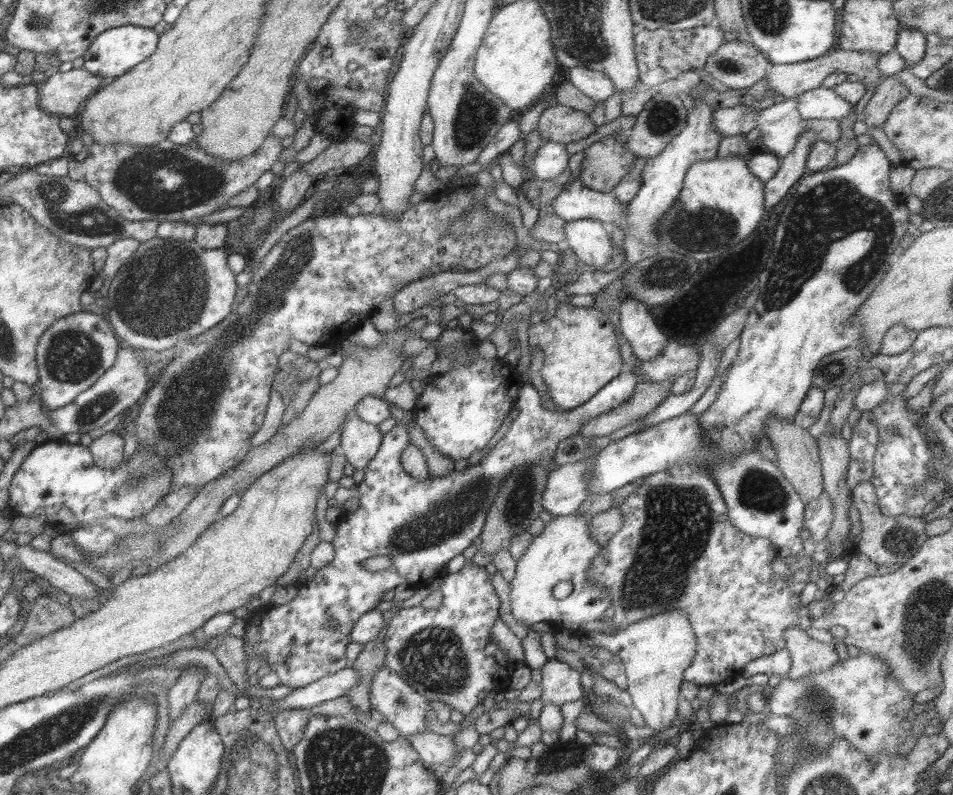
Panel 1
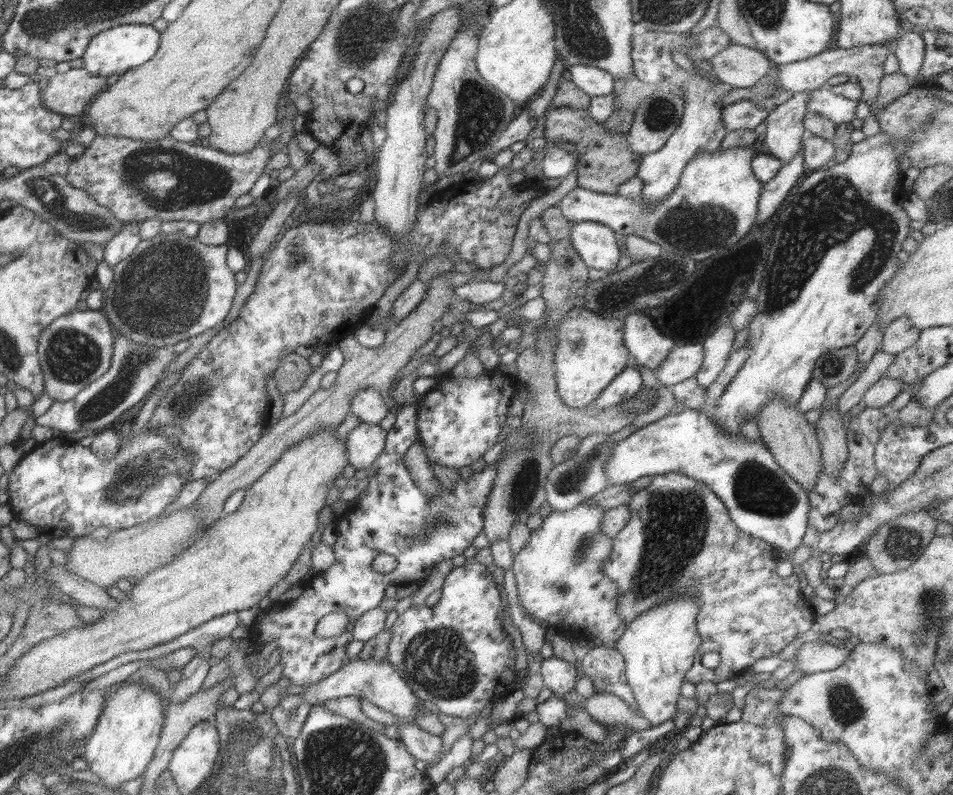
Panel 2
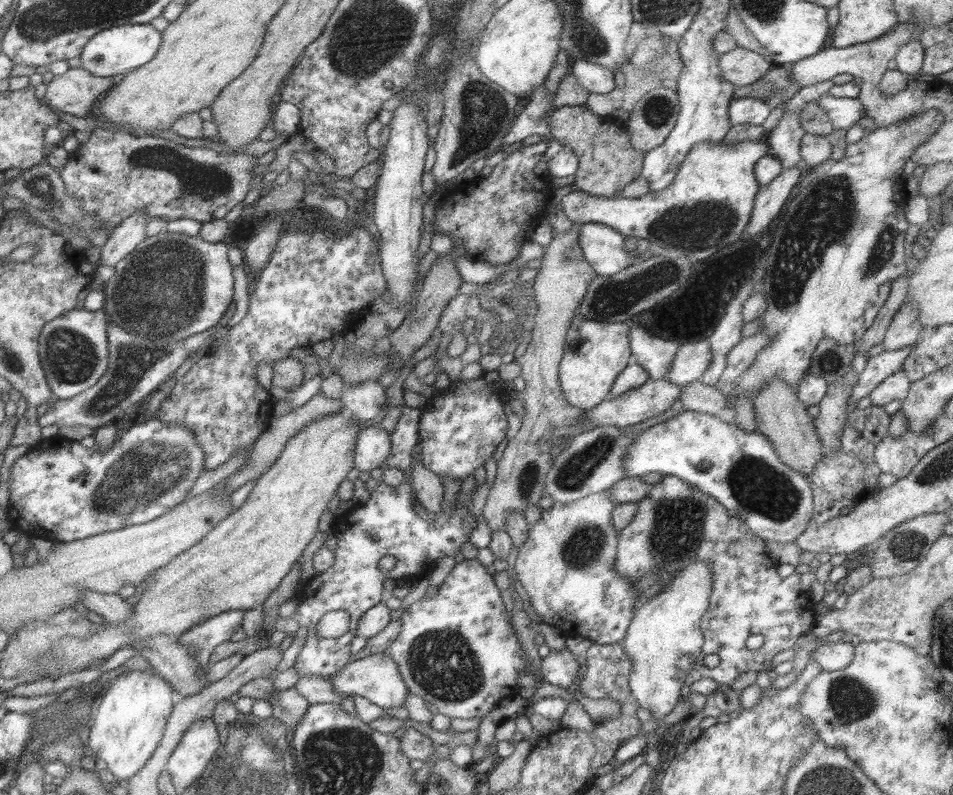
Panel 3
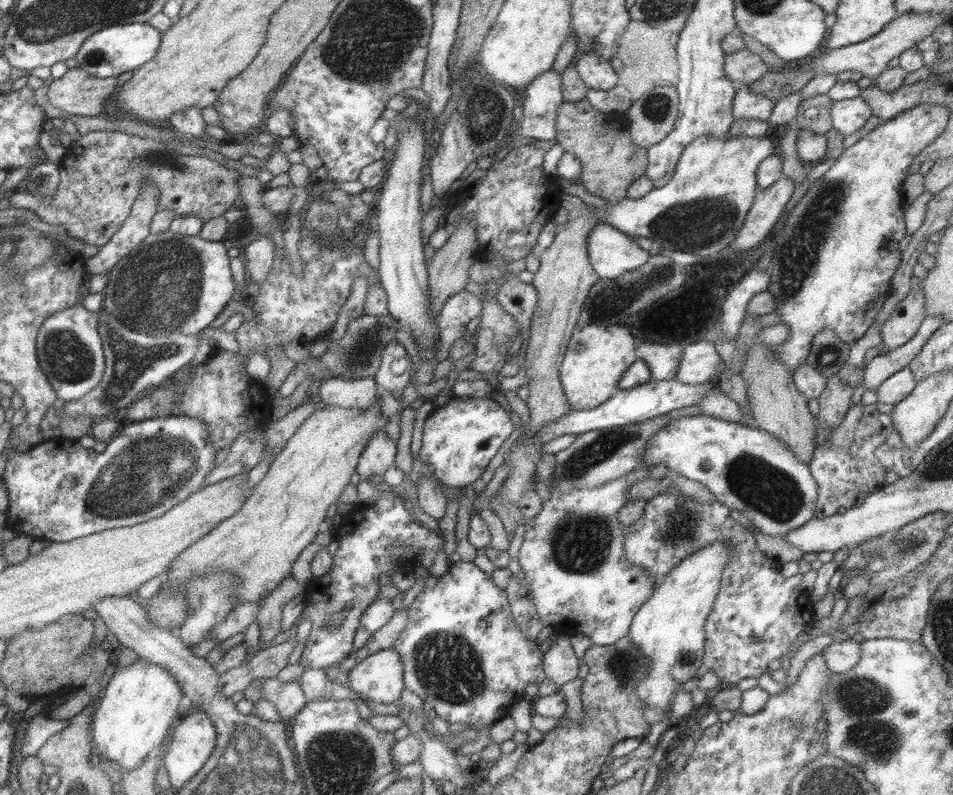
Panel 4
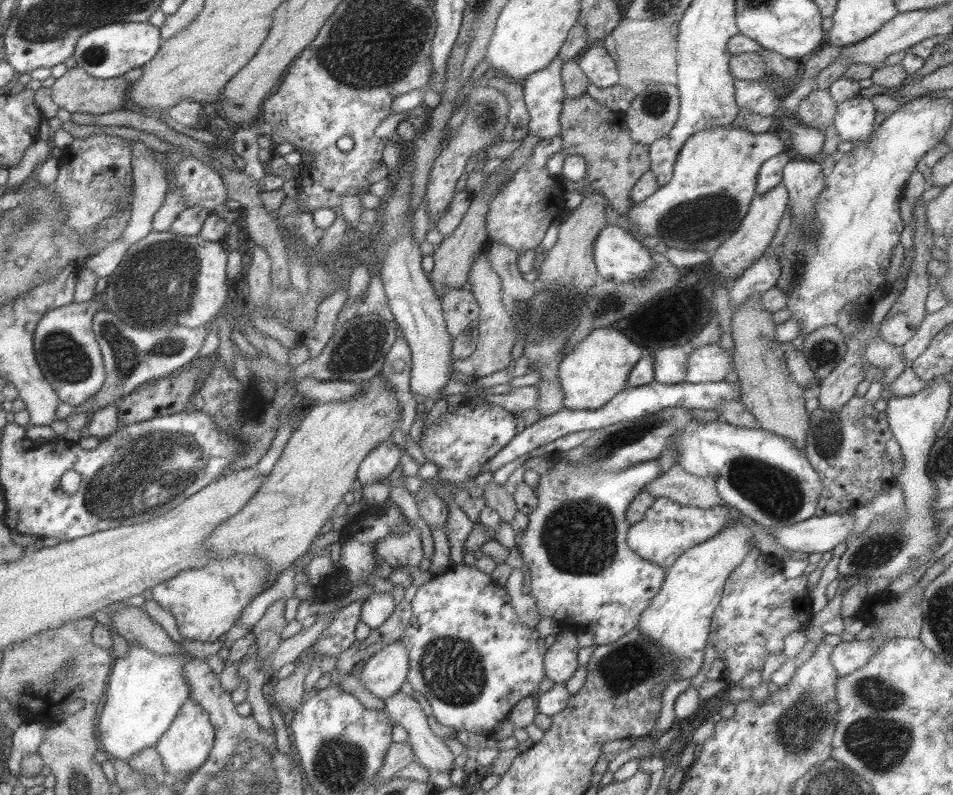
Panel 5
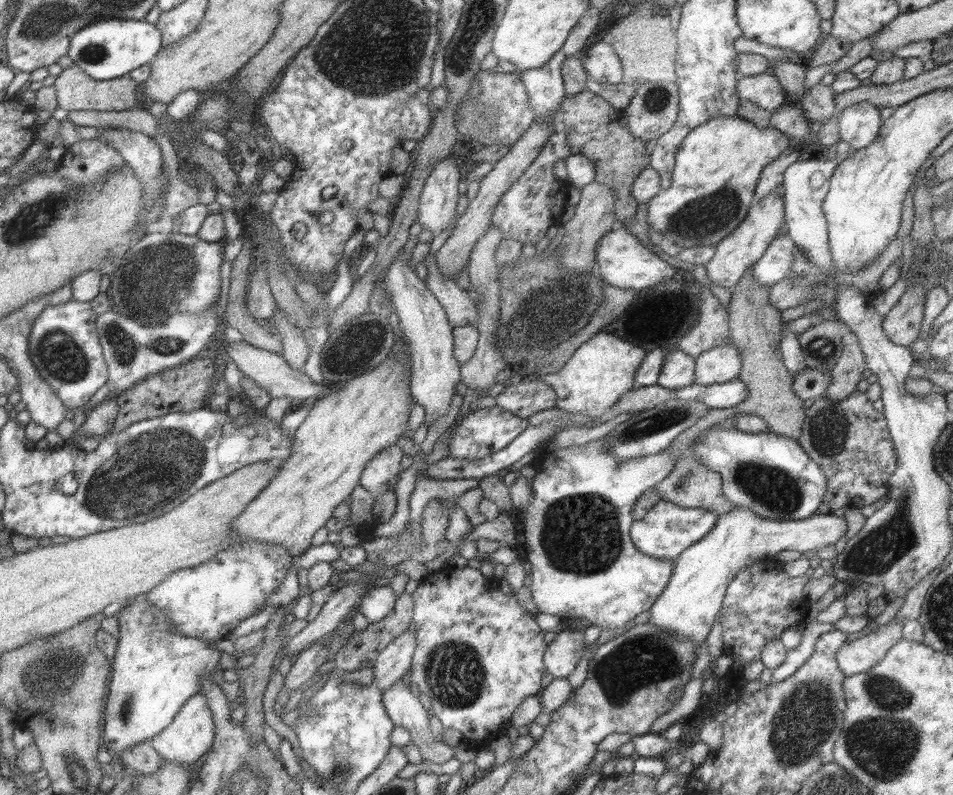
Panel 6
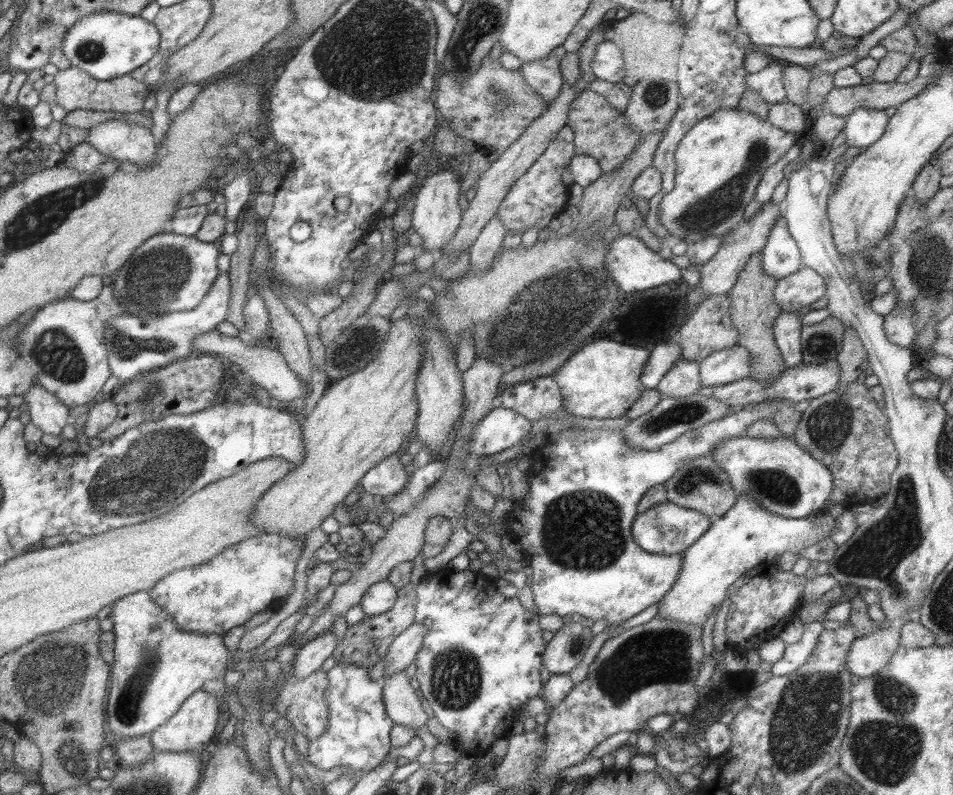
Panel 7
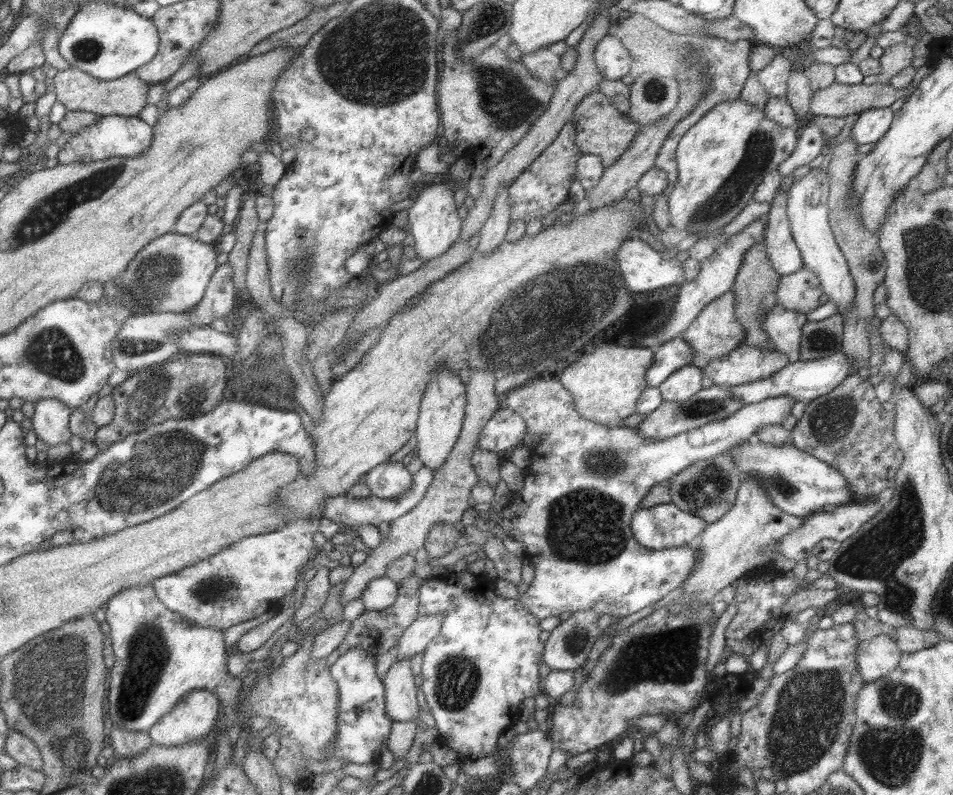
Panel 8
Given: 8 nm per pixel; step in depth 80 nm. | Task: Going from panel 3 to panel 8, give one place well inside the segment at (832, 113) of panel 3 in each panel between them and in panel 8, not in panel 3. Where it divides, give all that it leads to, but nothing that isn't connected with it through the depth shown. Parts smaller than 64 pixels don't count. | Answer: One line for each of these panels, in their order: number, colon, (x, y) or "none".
4: (848, 115)
5: (853, 121)
6: (859, 124)
7: (863, 126)
8: (871, 124)

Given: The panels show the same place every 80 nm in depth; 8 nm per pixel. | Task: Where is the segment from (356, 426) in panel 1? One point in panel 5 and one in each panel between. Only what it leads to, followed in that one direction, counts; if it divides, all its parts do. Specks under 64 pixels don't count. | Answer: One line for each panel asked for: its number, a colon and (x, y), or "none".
2: (363, 444)
3: (372, 445)
4: (379, 453)
5: (379, 463)

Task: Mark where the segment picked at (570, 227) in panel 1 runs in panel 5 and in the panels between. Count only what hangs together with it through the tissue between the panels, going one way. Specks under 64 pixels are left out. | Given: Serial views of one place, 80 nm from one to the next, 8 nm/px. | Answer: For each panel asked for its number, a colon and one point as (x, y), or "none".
2: (594, 243)
3: (602, 247)
4: (611, 253)
5: (619, 257)

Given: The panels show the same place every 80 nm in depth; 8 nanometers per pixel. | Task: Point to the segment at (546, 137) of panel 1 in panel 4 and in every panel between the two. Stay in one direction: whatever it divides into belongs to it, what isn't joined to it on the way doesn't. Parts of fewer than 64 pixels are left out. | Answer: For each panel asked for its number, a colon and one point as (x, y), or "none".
2: (604, 161)
3: (606, 162)
4: (610, 163)

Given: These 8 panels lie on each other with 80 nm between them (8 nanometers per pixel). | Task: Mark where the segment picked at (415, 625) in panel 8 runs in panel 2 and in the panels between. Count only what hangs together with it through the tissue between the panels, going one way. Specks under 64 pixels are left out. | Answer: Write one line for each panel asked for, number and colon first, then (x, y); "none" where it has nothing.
2: (376, 681)
3: (376, 678)
4: (379, 677)
5: (383, 674)
6: (394, 660)
7: (401, 652)

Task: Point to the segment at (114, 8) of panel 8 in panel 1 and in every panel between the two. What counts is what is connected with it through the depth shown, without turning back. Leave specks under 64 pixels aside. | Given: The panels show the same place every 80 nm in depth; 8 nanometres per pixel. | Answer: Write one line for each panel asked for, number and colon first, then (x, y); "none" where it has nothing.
1: (113, 52)
2: (114, 51)
3: (121, 49)
4: (109, 52)
5: (109, 51)
6: (110, 47)
7: (105, 44)

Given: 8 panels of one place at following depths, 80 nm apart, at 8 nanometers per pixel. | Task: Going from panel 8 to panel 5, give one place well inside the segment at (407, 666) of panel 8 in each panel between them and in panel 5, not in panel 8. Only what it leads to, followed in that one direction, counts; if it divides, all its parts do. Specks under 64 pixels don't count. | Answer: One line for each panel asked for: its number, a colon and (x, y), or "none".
5: (402, 710)
6: (404, 708)
7: (401, 702)

